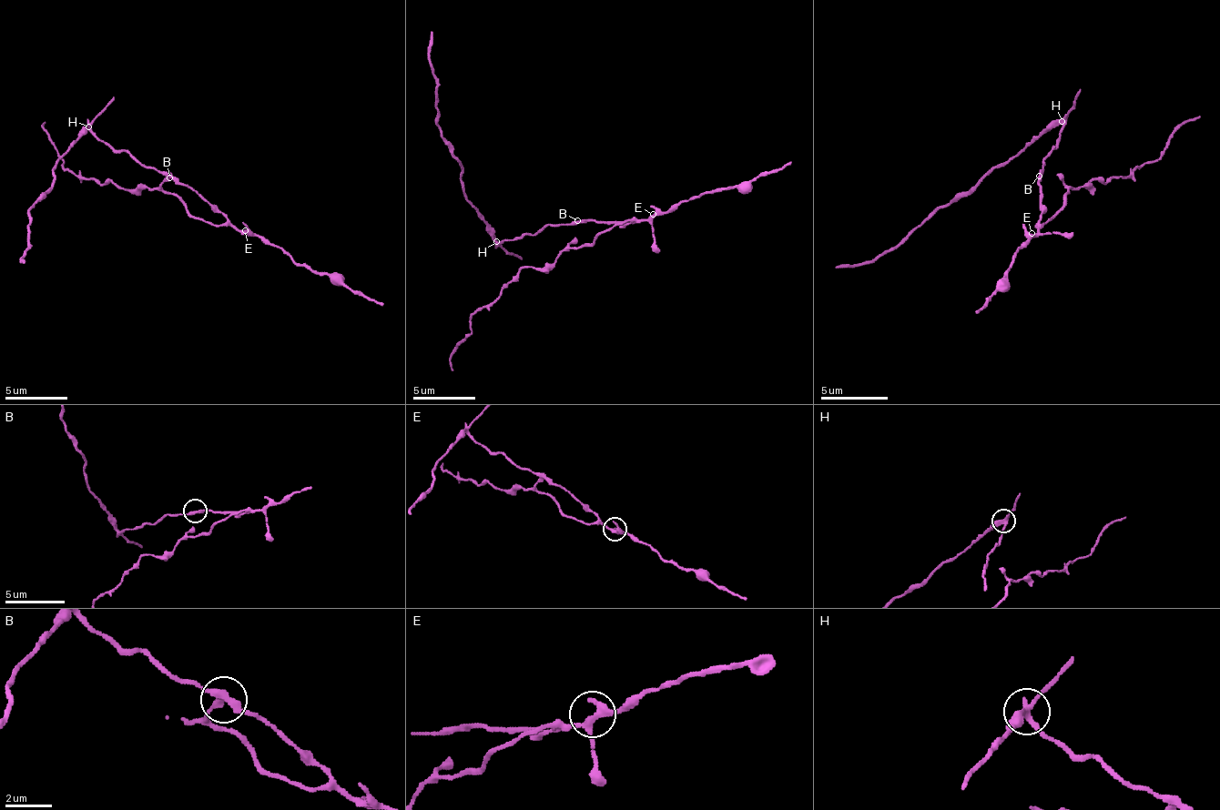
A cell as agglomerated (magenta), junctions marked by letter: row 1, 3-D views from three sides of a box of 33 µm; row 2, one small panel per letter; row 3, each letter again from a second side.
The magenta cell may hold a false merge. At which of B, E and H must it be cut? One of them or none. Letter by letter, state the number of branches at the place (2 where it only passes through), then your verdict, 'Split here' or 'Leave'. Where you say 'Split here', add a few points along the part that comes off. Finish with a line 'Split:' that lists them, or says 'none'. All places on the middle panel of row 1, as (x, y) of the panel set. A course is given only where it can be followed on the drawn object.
B: Branches: 3. Leave
E: Branches: 3. Leave
H: Branches: 3. Split here. Course of the part to remove: (496, 242), (493, 227), (467, 198), (462, 164), (436, 123), (436, 75), (430, 66), (433, 32)
Split: H

